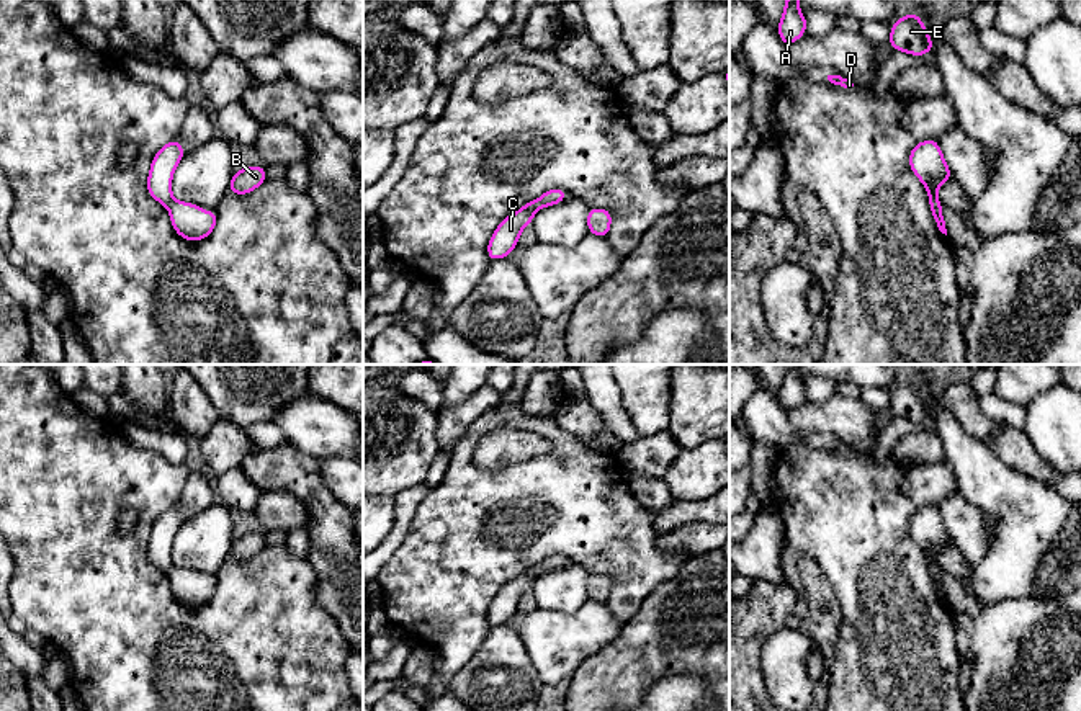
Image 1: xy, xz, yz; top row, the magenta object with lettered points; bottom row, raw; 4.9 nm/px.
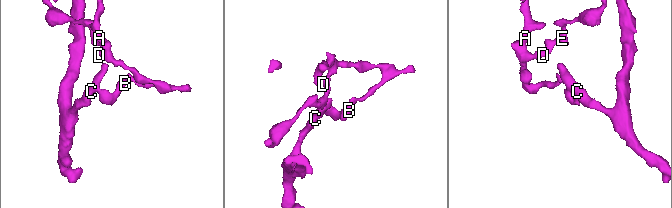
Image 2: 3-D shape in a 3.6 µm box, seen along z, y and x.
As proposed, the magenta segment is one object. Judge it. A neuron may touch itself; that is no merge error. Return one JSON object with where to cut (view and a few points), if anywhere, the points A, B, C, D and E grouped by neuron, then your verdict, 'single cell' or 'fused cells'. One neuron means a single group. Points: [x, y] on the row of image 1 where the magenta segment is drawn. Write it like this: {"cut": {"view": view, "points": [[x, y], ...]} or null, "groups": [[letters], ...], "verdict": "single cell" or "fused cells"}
{"cut": {"view": "yz", "points": [[931, 200], [939, 203]]}, "groups": [["A", "B", "D", "E"], ["C"]], "verdict": "fused cells"}

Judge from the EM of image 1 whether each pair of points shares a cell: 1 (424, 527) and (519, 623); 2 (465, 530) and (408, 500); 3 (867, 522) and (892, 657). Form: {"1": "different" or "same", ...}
{"1": "different", "2": "different", "3": "same"}

